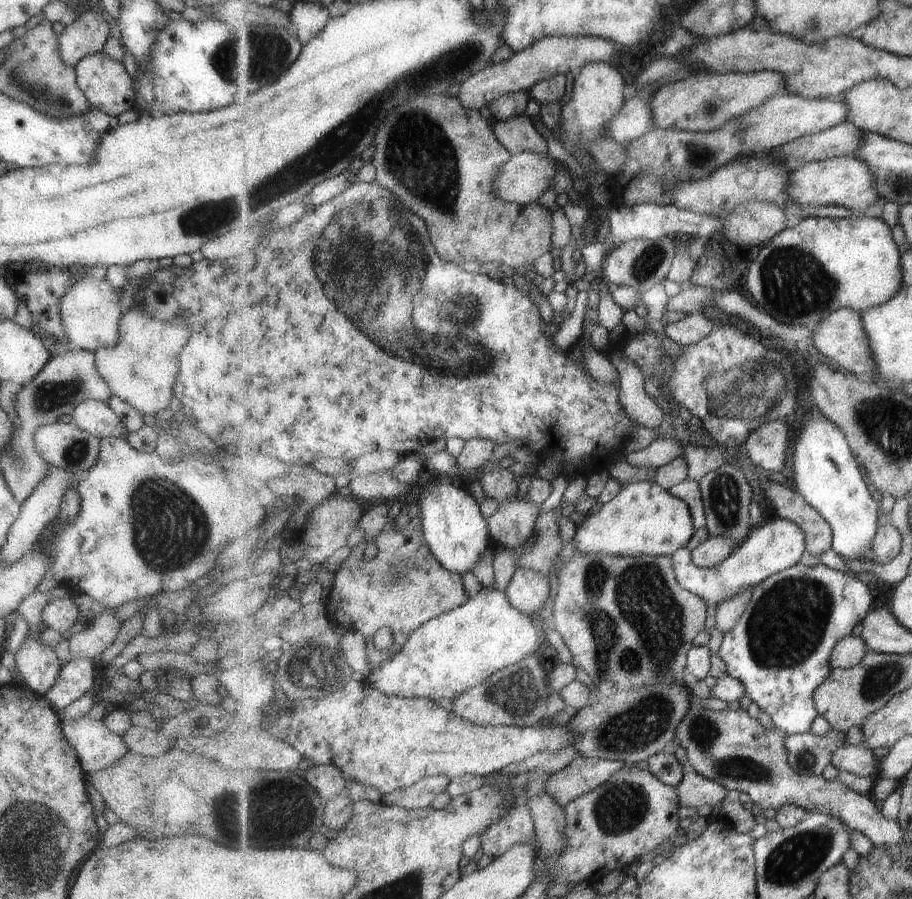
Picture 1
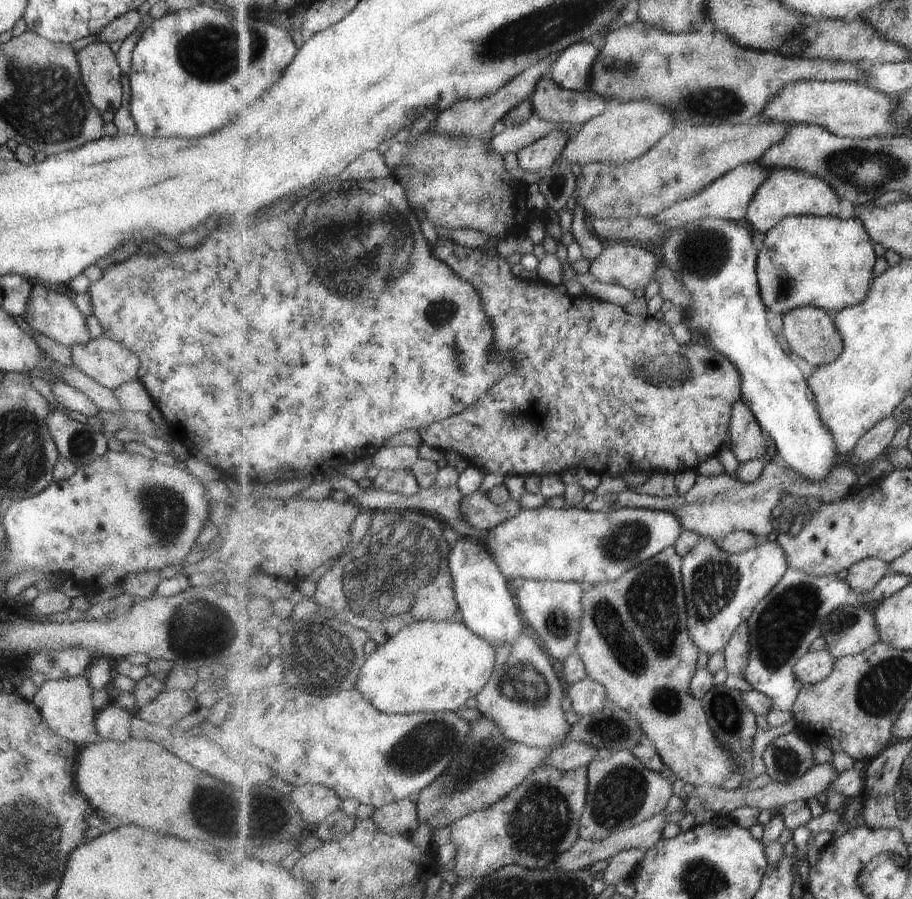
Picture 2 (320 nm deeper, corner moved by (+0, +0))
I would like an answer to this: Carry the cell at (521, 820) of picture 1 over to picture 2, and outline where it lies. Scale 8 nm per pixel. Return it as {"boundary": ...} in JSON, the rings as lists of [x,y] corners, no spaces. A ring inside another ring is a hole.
{"boundary":[[[545,764],[505,799],[453,823],[450,842],[456,849],[453,872],[458,880],[485,878],[510,865],[533,870],[554,866],[555,860],[580,840],[580,821],[588,802],[589,784],[587,766],[563,772]]]}

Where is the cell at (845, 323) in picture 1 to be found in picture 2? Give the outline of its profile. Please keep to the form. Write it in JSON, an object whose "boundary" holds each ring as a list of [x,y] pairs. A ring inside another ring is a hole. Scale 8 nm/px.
{"boundary":[[[803,307],[780,317],[783,338],[789,342],[790,350],[804,358],[809,365],[821,367],[840,359],[845,352],[845,338],[833,322],[833,316],[823,308]]]}

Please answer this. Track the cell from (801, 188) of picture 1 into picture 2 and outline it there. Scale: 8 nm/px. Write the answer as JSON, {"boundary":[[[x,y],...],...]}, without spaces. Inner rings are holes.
{"boundary":[[[771,169],[769,180],[759,186],[748,208],[746,220],[754,229],[767,235],[785,218],[795,216],[838,217],[841,212],[841,196],[821,176],[796,169]]]}

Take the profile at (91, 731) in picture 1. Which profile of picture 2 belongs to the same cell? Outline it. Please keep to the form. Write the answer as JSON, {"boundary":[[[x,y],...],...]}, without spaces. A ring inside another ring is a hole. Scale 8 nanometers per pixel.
{"boundary":[[[85,673],[74,677],[46,679],[35,691],[31,702],[38,708],[46,725],[61,738],[76,744],[77,748],[99,741],[93,724],[97,710],[91,703],[92,688]]]}

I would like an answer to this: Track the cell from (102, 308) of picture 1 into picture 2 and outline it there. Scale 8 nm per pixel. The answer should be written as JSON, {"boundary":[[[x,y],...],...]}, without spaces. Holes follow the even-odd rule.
{"boundary":[[[39,283],[32,286],[27,304],[25,304],[25,316],[22,316],[31,332],[39,332],[39,334],[43,334],[66,347],[73,346],[73,344],[86,344],[91,340],[86,317],[79,312],[70,298],[63,296],[63,294],[57,294],[56,291],[47,290]]]}

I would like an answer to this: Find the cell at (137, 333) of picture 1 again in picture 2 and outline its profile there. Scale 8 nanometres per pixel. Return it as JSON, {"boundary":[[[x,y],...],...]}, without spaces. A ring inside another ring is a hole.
{"boundary":[[[101,336],[69,348],[73,366],[110,391],[136,379],[138,358],[117,340]]]}

